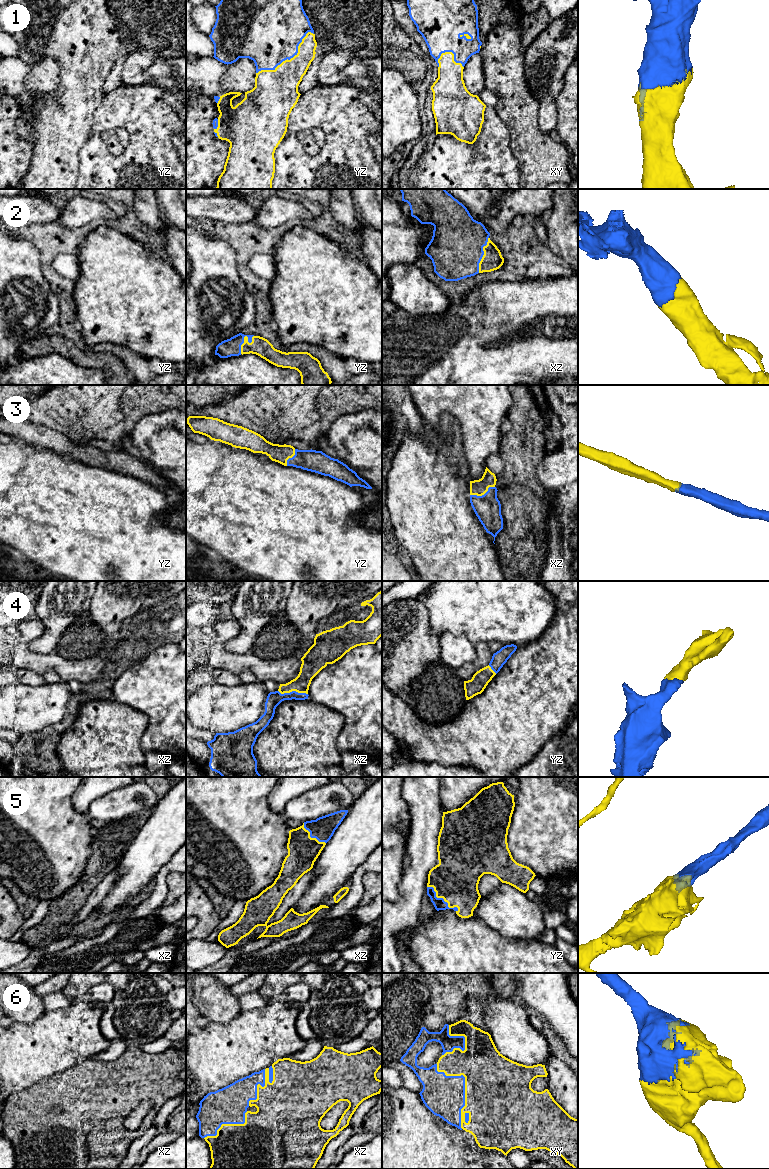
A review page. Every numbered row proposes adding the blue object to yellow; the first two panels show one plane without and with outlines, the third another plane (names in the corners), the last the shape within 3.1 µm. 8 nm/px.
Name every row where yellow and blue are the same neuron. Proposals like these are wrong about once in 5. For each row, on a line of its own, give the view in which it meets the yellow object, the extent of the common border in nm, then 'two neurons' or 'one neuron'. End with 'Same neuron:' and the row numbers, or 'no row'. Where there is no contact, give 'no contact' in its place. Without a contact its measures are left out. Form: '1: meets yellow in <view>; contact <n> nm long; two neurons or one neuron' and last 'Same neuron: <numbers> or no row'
1: meets yellow in yz; contact 550 nm long; one neuron
2: meets yellow in xz; contact 300 nm long; one neuron
3: meets yellow in xz; contact 220 nm long; one neuron
4: meets yellow in xz; contact 240 nm long; one neuron
5: meets yellow in yz; contact 320 nm long; one neuron
6: meets yellow in xy; contact 550 nm long; one neuron
Same neuron: 1, 2, 3, 4, 5, 6

